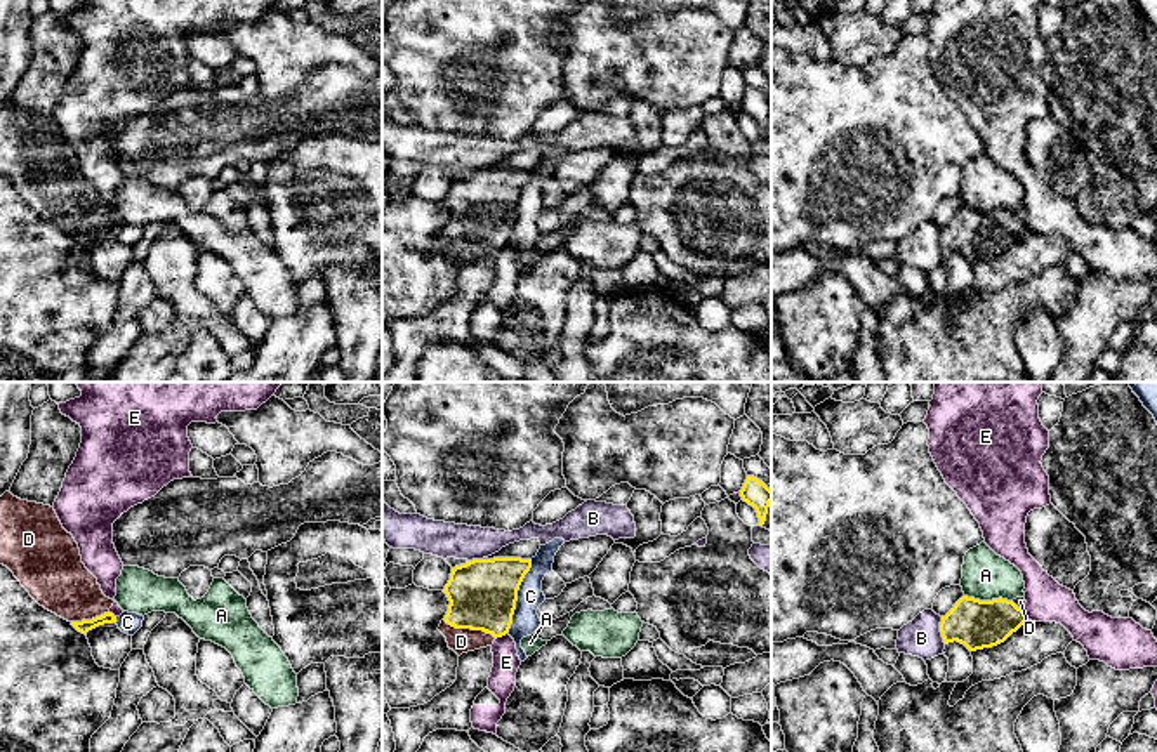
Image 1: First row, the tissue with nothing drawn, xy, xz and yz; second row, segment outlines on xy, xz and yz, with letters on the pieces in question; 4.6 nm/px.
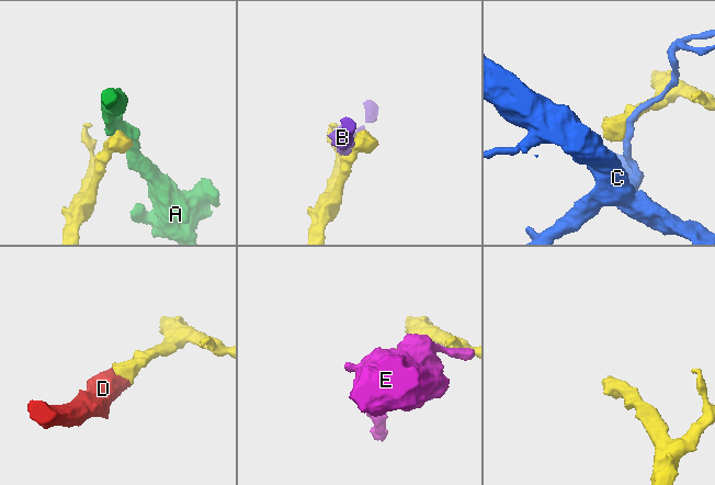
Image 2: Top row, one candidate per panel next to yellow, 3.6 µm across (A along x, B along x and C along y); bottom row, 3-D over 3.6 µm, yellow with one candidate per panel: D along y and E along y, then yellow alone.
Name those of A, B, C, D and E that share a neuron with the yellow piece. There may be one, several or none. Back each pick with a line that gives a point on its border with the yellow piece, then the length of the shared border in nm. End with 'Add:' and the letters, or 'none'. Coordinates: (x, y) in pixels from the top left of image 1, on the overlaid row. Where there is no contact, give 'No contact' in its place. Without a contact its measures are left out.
D: Touches yellow at xz (469, 627). Shared border 260 nm
Add: D

